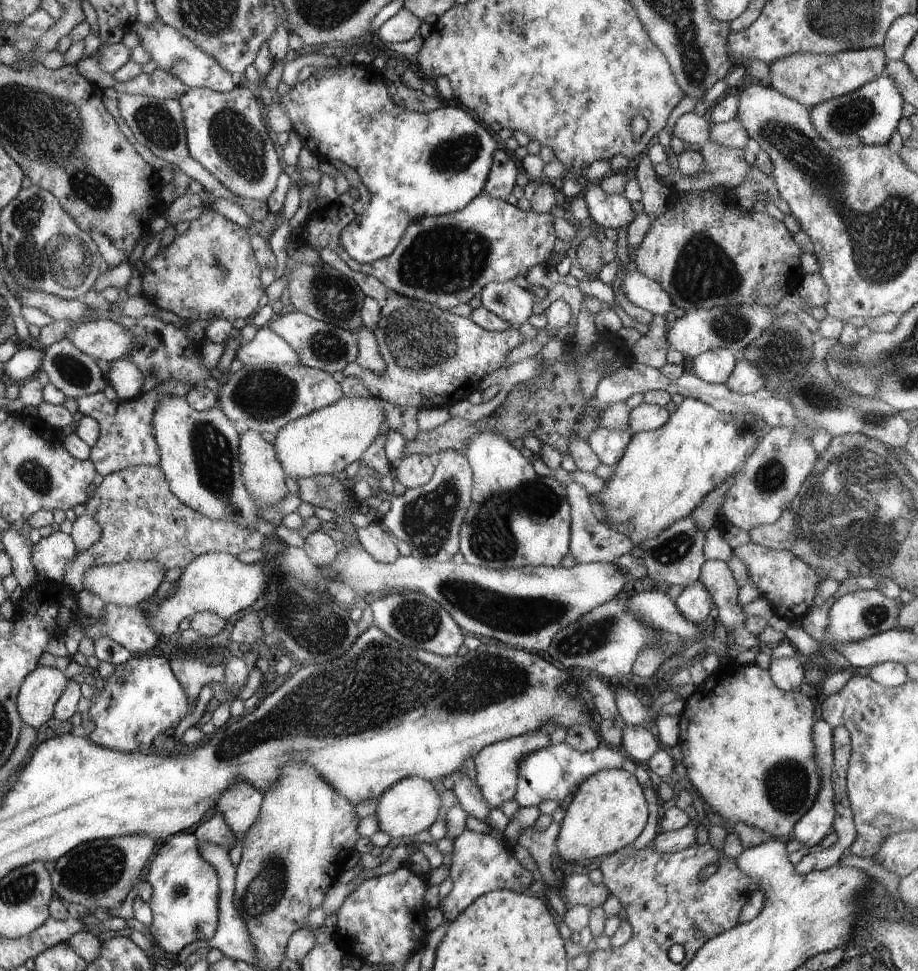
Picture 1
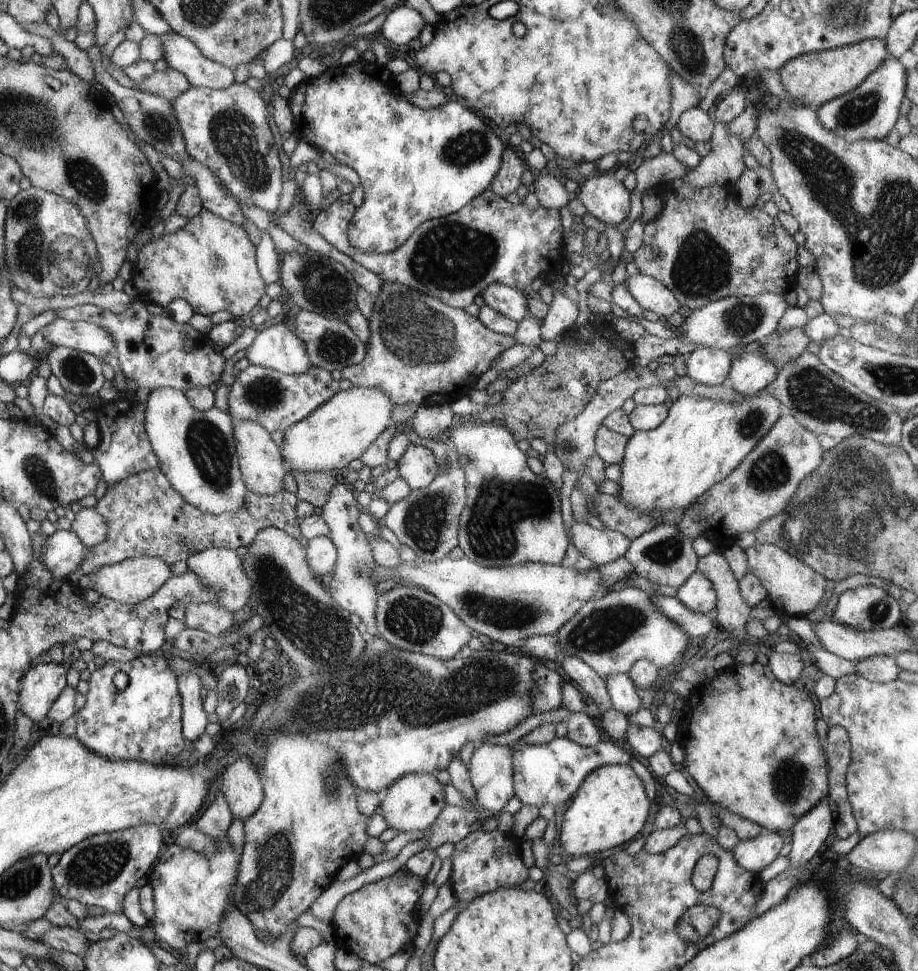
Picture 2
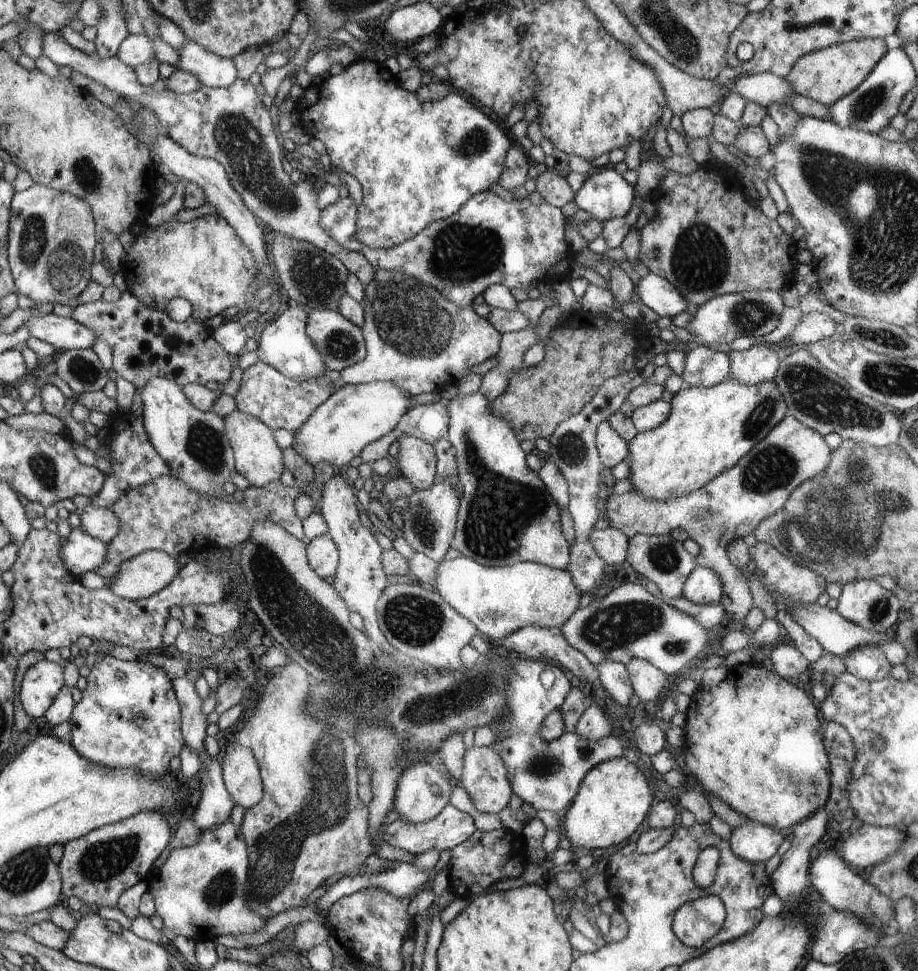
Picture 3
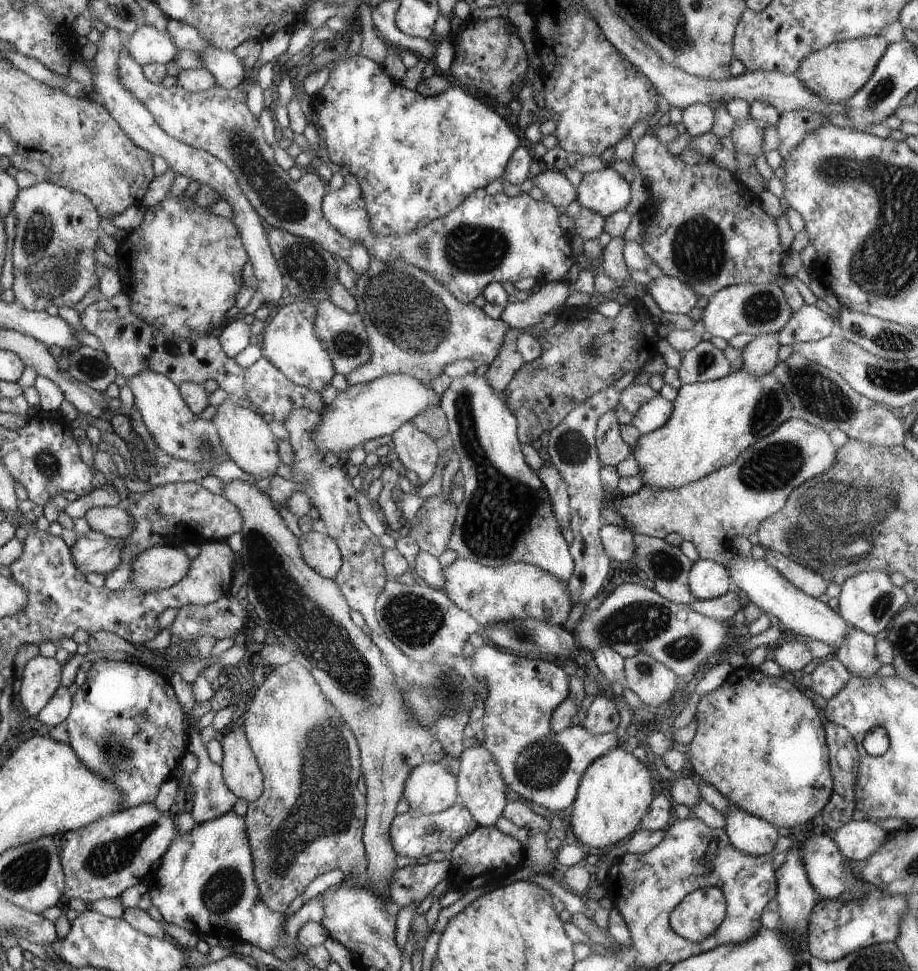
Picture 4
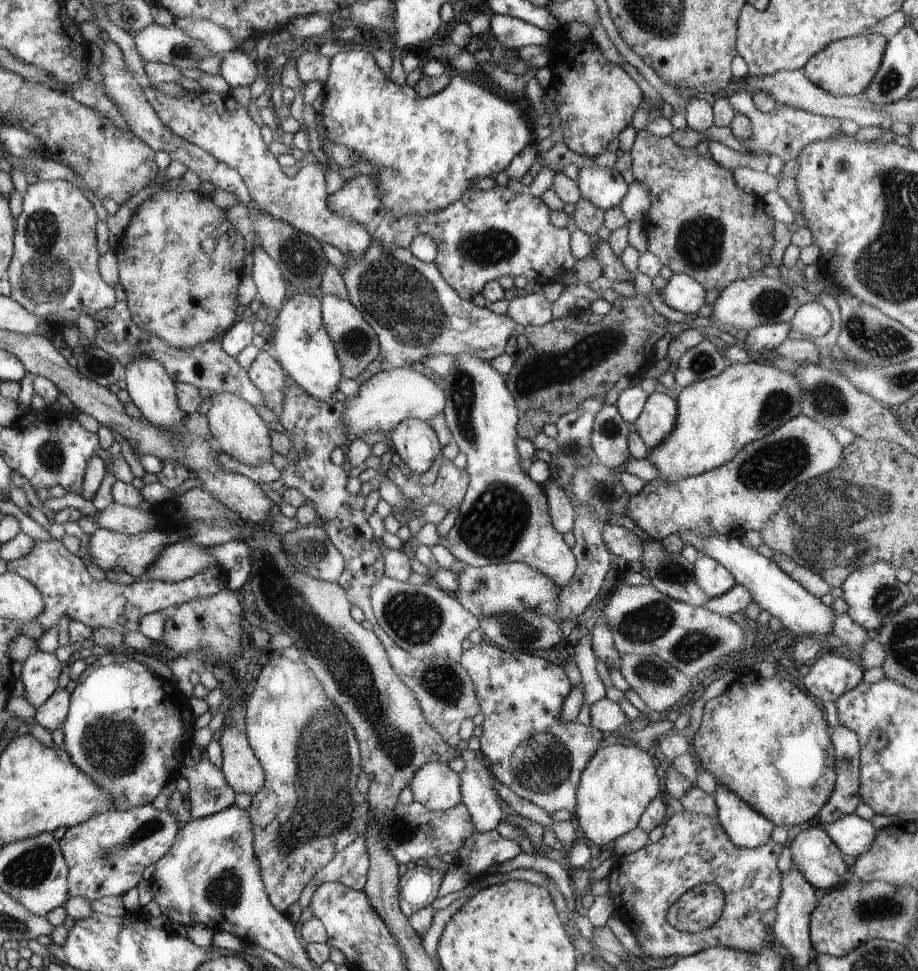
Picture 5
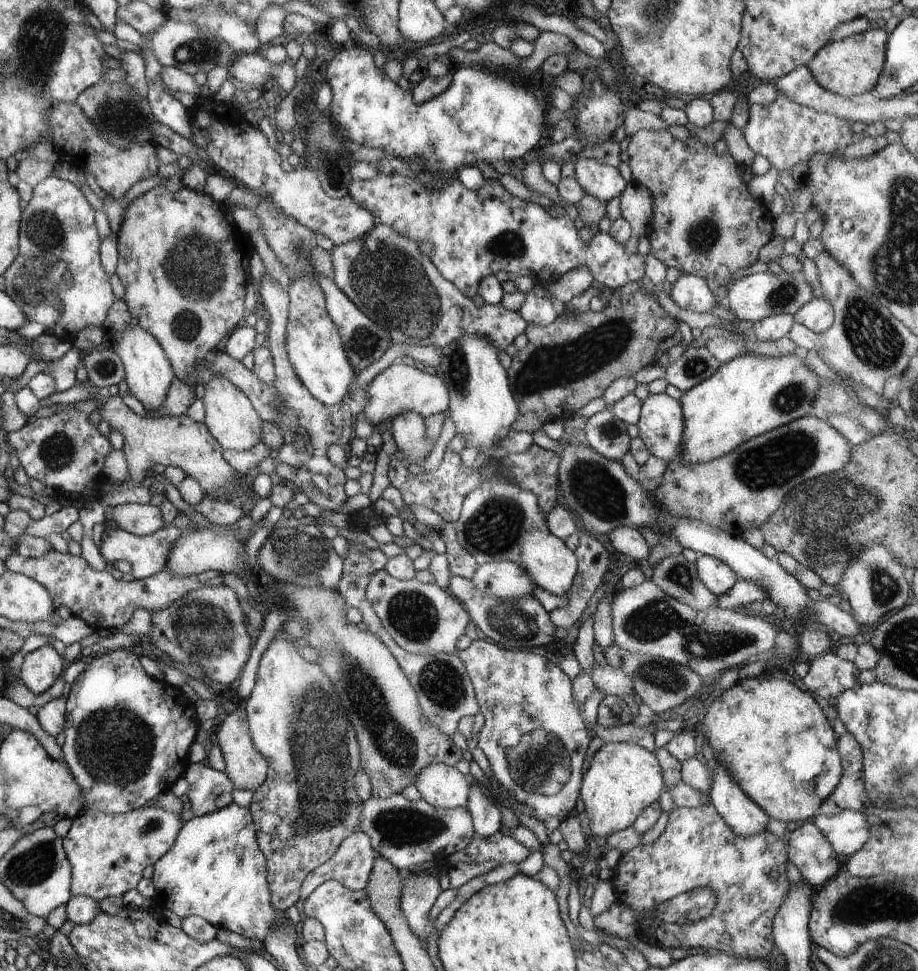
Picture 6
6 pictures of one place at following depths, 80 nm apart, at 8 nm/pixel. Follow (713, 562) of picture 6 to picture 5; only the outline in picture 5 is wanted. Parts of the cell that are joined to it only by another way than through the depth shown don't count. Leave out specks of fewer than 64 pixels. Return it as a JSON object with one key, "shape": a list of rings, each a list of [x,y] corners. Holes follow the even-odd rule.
{"shape":[[[703,555],[693,565],[694,582],[710,599],[726,594],[736,585],[734,577],[726,567],[708,555]]]}

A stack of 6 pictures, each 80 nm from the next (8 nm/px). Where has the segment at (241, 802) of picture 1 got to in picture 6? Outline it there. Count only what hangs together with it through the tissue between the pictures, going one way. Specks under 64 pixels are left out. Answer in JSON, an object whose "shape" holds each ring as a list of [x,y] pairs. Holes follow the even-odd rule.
{"shape":[[[243,704],[229,706],[230,712],[217,732],[218,746],[221,748],[225,762],[226,776],[236,789],[246,789],[254,792],[259,786],[264,784],[268,774],[268,760],[258,752],[252,740],[249,730],[248,712]]]}

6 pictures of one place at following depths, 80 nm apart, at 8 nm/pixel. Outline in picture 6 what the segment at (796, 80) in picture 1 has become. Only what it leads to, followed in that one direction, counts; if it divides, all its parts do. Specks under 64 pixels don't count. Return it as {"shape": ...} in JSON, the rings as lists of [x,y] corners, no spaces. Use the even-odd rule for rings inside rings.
{"shape":[[[873,28],[861,33],[832,41],[823,46],[807,62],[816,82],[826,90],[845,97],[872,91],[884,68],[888,34],[881,28]]]}

